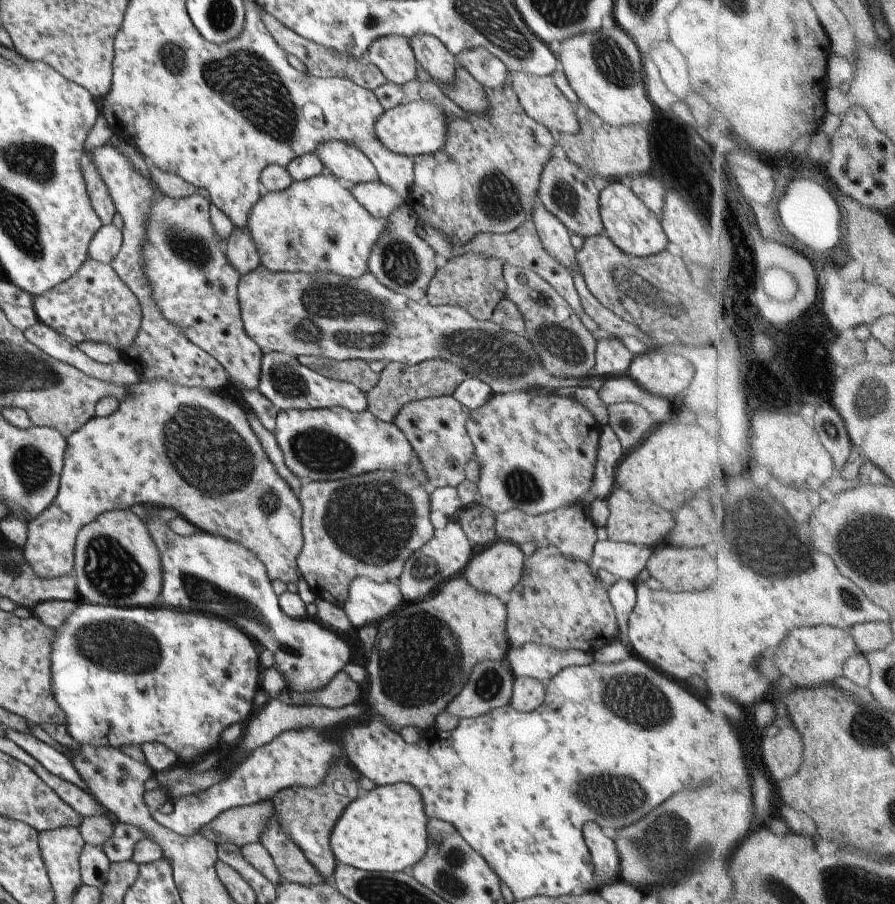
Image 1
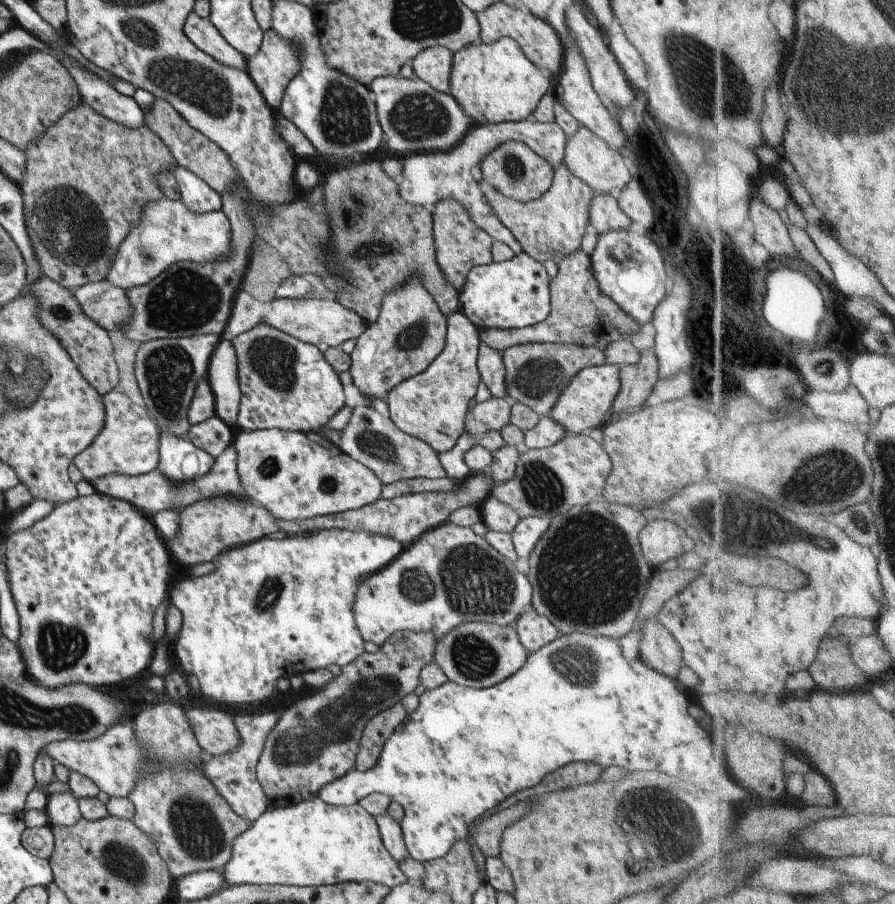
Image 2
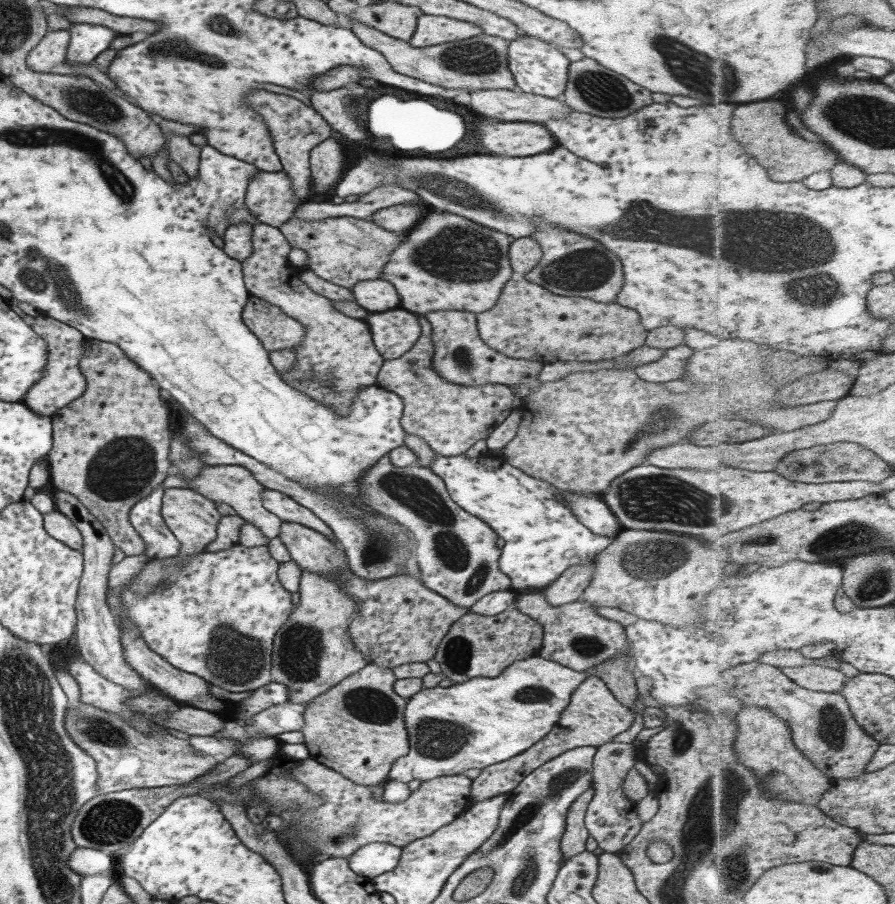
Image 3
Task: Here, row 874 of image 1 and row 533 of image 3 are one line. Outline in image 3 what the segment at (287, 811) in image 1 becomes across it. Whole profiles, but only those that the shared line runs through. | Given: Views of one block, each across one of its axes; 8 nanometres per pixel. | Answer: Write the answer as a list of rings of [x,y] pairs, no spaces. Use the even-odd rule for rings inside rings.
[[[264,488],[260,492],[260,499],[265,510],[275,515],[281,521],[295,522],[323,534],[336,545],[336,538],[332,530],[320,519],[317,518],[308,508],[297,504],[291,497],[282,492]]]

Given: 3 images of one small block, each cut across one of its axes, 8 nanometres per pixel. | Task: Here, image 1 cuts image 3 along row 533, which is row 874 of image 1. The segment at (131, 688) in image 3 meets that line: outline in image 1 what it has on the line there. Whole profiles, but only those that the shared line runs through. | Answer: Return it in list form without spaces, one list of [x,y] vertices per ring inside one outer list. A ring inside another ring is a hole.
[[[84,844],[79,852],[79,874],[82,885],[102,887],[107,880],[109,863],[101,847]]]

